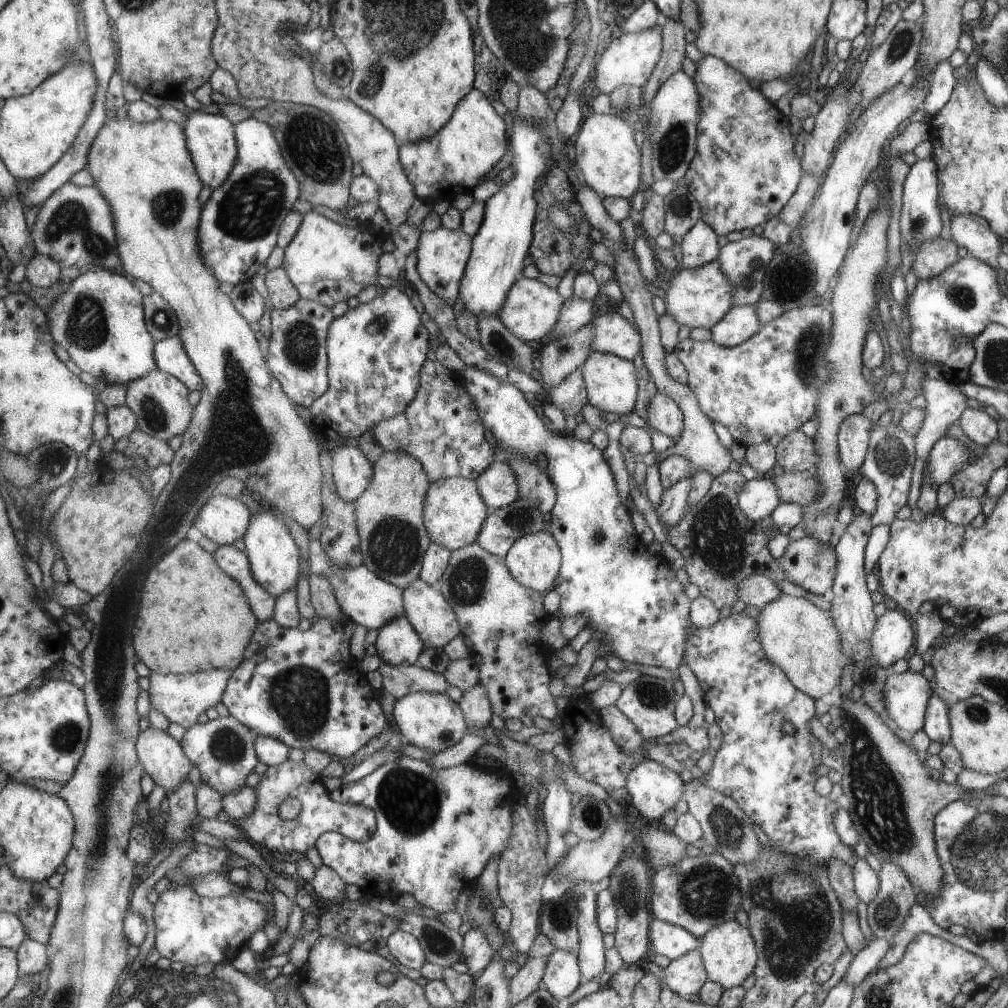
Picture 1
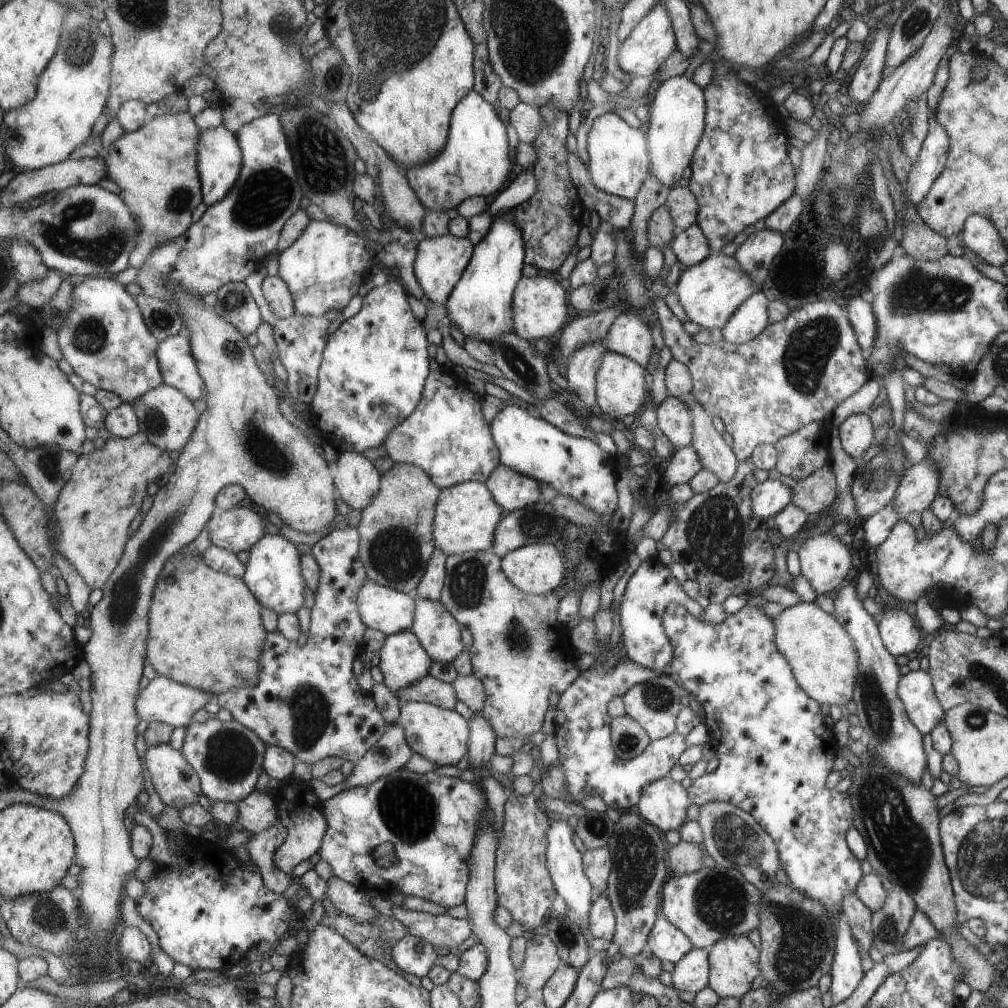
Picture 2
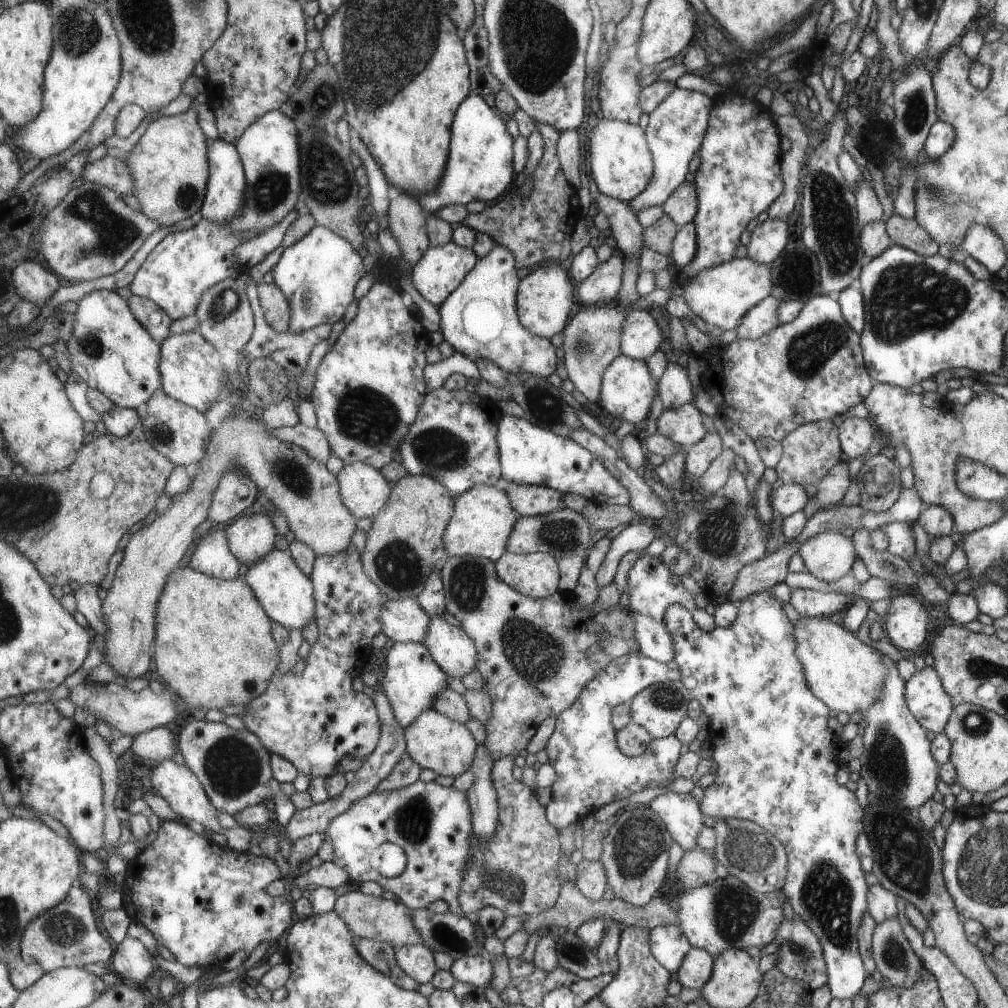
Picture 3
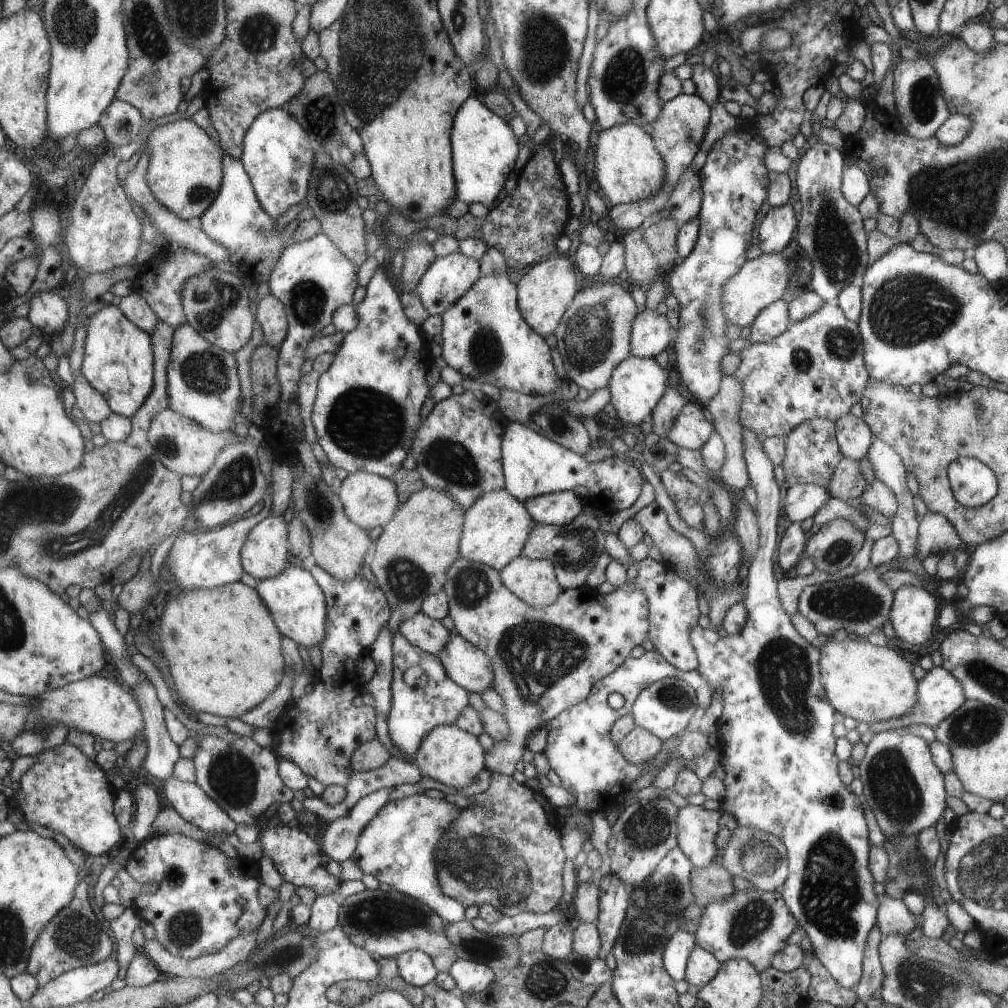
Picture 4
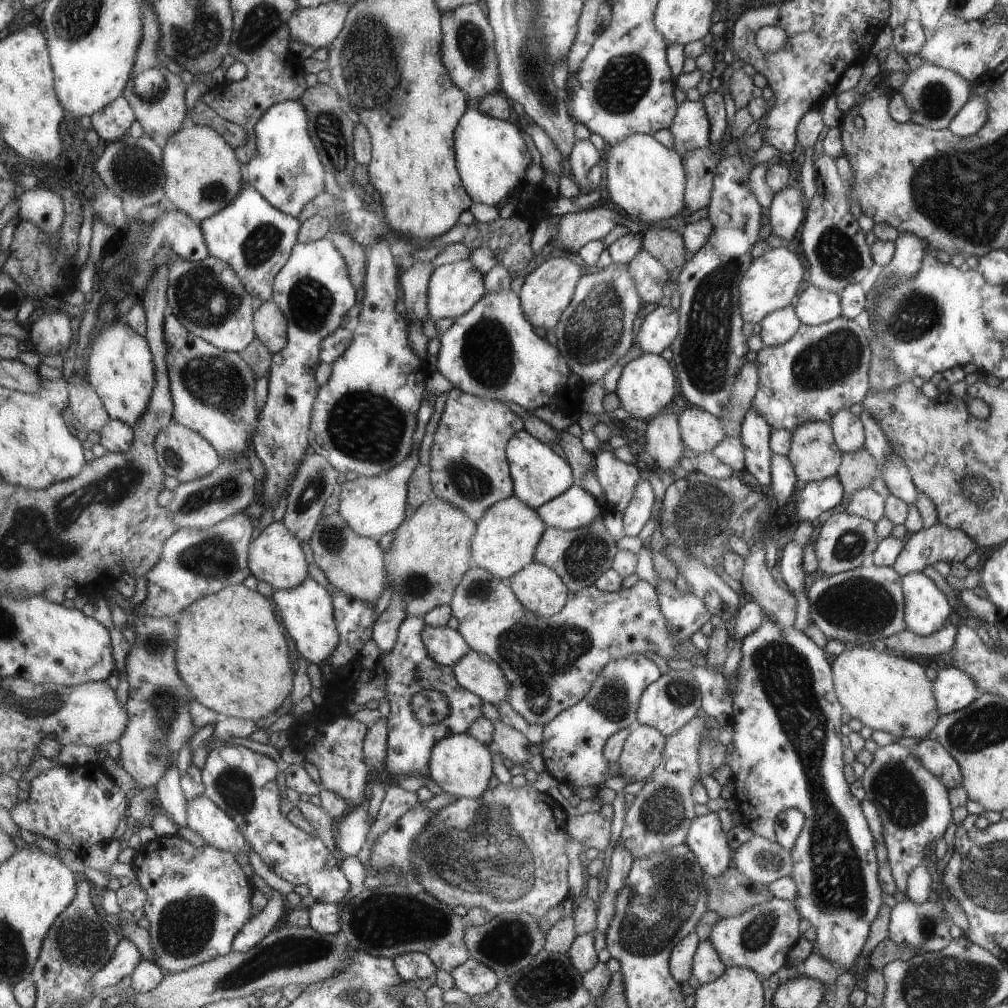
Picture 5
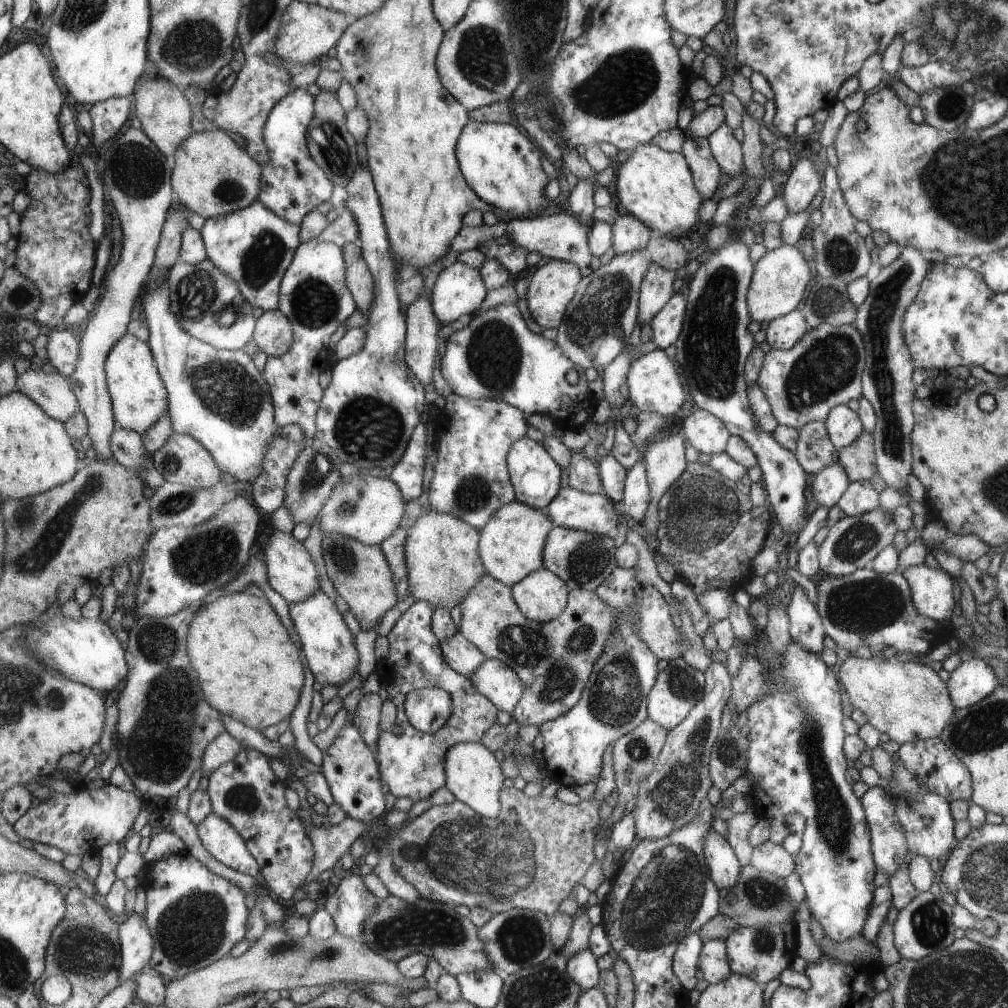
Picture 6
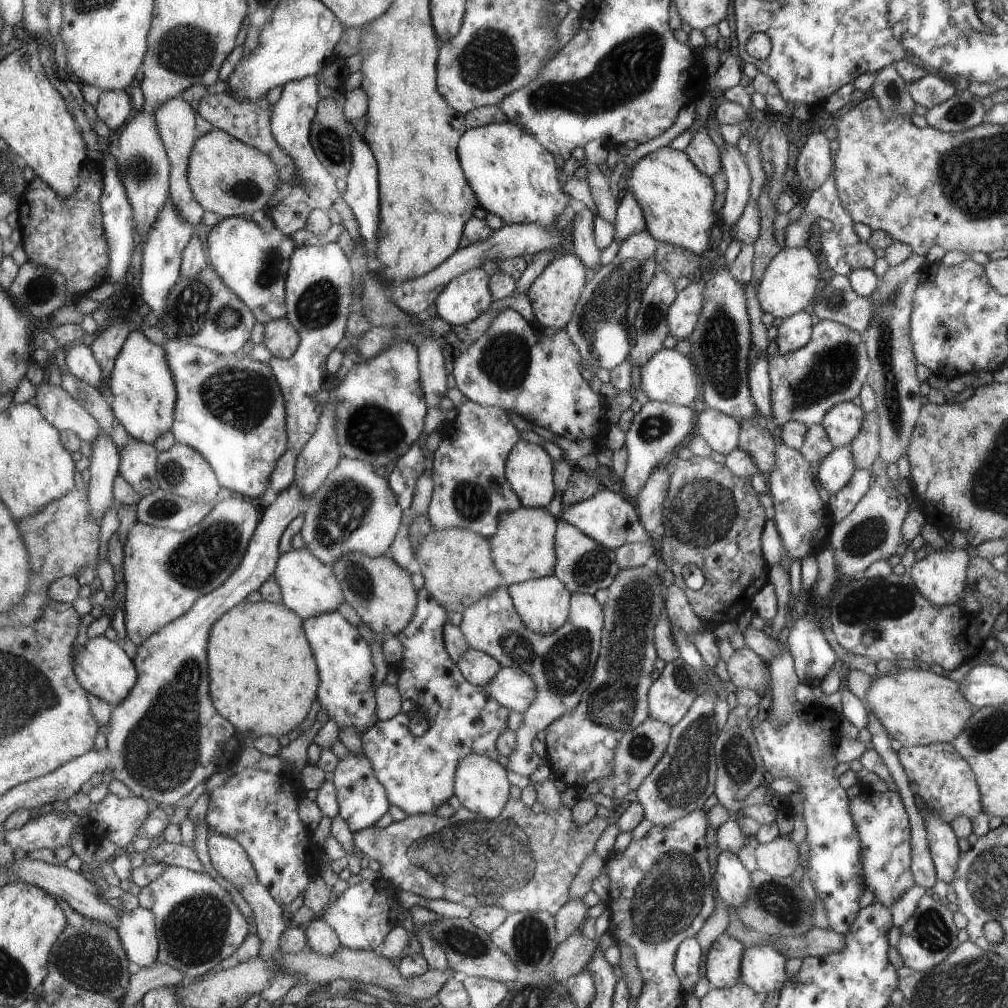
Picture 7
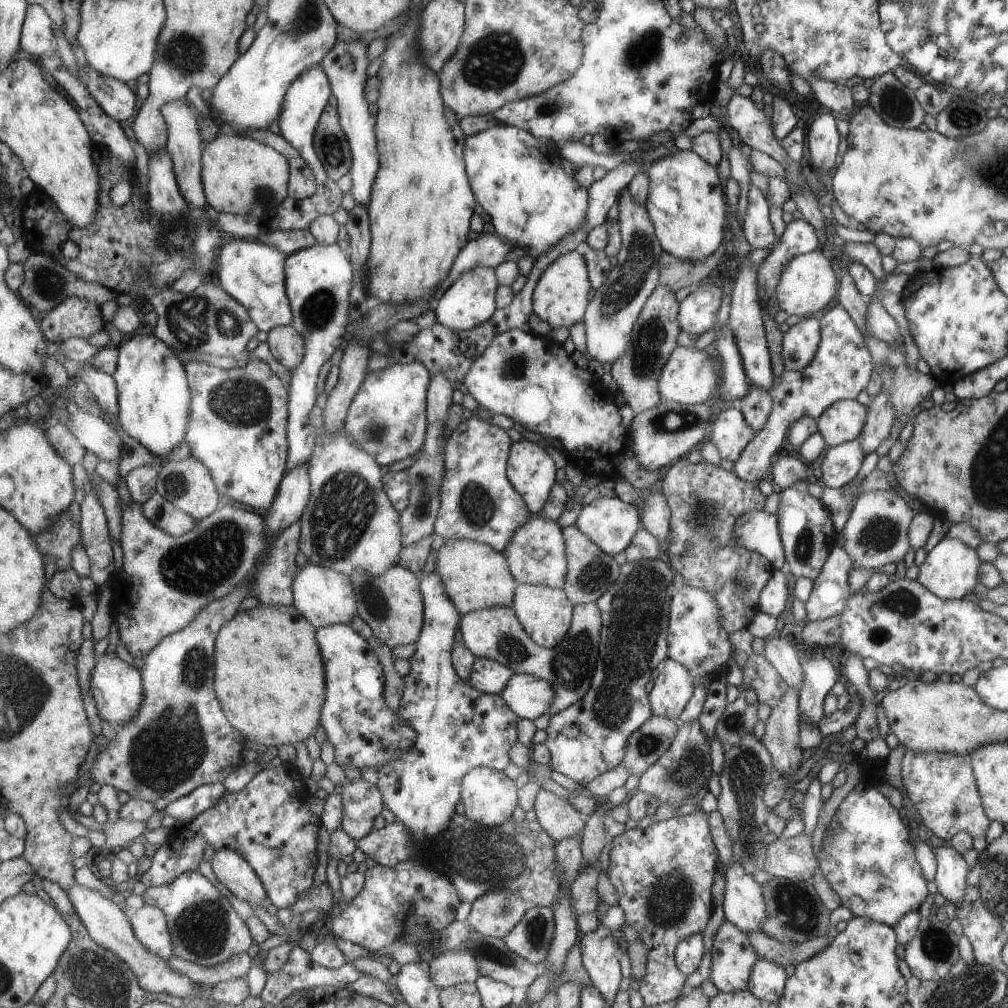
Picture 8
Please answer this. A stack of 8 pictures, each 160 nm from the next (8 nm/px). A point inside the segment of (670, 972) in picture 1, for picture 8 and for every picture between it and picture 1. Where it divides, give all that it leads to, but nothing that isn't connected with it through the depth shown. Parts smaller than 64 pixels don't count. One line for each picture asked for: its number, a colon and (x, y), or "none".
2: (690, 974)
3: (696, 970)
4: (702, 966)
5: (706, 965)
6: (713, 961)
7: (723, 958)
8: (732, 954)

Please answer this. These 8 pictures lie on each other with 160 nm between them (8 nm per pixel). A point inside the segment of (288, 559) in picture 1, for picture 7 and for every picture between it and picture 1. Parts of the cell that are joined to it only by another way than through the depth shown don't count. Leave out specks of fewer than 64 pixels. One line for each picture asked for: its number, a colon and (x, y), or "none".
2: (274, 572)
3: (287, 593)
4: (298, 603)
5: (307, 611)
6: (330, 647)
7: (347, 669)

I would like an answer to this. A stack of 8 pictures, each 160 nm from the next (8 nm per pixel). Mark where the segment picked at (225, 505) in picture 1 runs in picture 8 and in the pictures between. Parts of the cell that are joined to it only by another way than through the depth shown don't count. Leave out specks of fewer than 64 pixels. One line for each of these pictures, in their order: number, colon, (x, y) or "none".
2: (239, 528)
3: (251, 537)
4: (268, 552)
5: (278, 557)
6: (293, 574)
7: (310, 587)
8: (327, 597)

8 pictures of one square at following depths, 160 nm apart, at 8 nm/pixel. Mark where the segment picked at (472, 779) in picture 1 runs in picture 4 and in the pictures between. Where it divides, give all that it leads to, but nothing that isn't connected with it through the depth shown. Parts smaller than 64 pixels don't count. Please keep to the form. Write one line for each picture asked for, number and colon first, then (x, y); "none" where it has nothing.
2: (433, 821)
3: (433, 824)
4: (398, 847)

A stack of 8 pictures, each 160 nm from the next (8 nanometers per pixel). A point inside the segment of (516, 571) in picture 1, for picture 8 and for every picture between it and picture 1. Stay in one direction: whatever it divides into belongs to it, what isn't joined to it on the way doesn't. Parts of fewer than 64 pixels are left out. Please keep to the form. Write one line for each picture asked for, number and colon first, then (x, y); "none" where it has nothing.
2: (537, 569)
3: (536, 575)
4: (535, 581)
5: (540, 588)
6: (543, 595)
7: (545, 604)
8: (546, 613)

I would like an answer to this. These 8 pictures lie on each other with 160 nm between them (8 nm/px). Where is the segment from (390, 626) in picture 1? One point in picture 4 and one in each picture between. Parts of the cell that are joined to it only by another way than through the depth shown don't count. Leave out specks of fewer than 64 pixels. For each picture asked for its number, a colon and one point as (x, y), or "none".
2: (404, 661)
3: (412, 681)
4: (416, 711)

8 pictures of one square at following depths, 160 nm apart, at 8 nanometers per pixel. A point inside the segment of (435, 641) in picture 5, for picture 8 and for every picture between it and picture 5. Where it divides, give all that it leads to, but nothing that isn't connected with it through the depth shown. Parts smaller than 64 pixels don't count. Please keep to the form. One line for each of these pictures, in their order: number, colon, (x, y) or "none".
6: (464, 656)
7: (480, 668)
8: (489, 676)

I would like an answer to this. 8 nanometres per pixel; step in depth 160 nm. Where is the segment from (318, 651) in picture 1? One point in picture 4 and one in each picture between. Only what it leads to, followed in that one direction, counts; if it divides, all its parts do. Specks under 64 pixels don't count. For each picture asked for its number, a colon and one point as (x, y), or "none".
2: (308, 700)
3: (315, 719)
4: (321, 731)

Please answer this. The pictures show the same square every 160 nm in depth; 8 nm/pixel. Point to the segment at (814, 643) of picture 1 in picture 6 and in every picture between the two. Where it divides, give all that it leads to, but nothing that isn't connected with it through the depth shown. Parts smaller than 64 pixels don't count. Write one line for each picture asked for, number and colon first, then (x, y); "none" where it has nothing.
2: (824, 661)
3: (847, 675)
4: (866, 683)
5: (888, 693)
6: (905, 700)

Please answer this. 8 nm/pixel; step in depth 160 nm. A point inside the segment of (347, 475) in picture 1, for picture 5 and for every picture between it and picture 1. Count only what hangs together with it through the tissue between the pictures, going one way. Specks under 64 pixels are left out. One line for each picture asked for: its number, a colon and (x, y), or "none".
2: (358, 481)
3: (365, 491)
4: (370, 500)
5: (373, 506)

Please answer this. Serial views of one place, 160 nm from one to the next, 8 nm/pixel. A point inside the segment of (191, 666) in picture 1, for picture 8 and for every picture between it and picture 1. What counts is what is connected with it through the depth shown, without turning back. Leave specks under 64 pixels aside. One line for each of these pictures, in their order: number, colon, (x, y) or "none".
2: (207, 631)
3: (215, 646)
4: (225, 651)
5: (234, 656)
6: (251, 669)
7: (264, 676)
8: (271, 677)

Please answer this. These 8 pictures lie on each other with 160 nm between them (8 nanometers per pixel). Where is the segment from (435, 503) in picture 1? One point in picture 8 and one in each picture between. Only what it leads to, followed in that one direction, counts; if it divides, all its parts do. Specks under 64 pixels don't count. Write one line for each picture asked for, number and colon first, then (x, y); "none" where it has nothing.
2: (468, 514)
3: (484, 517)
4: (497, 527)
5: (508, 534)
6: (513, 542)
7: (524, 548)
8: (538, 554)

